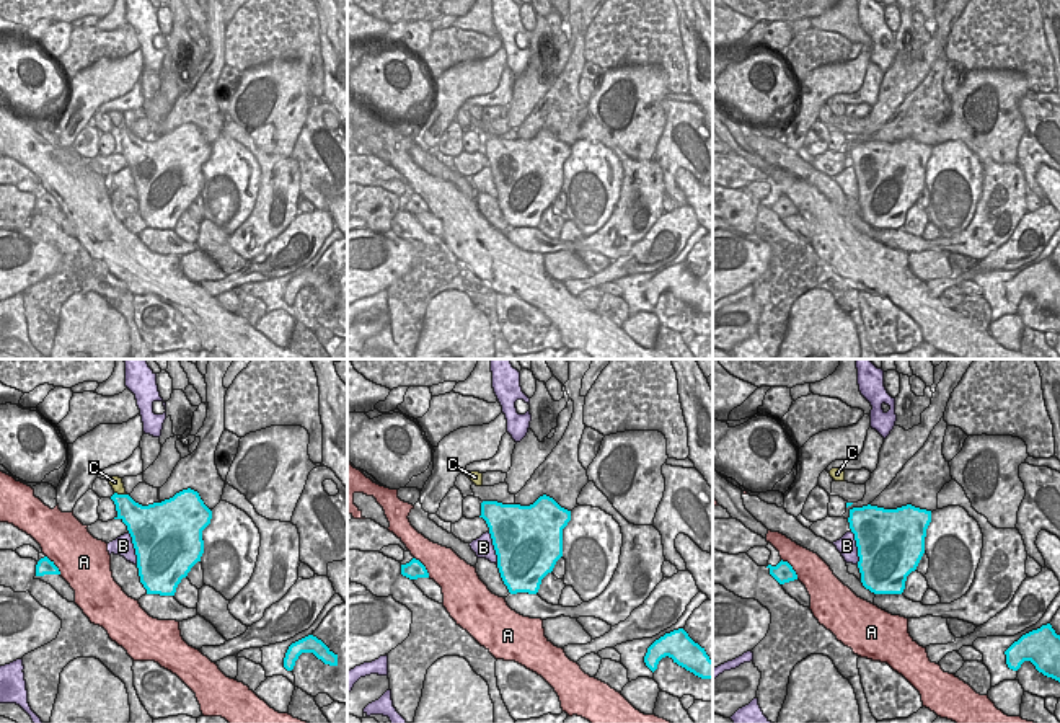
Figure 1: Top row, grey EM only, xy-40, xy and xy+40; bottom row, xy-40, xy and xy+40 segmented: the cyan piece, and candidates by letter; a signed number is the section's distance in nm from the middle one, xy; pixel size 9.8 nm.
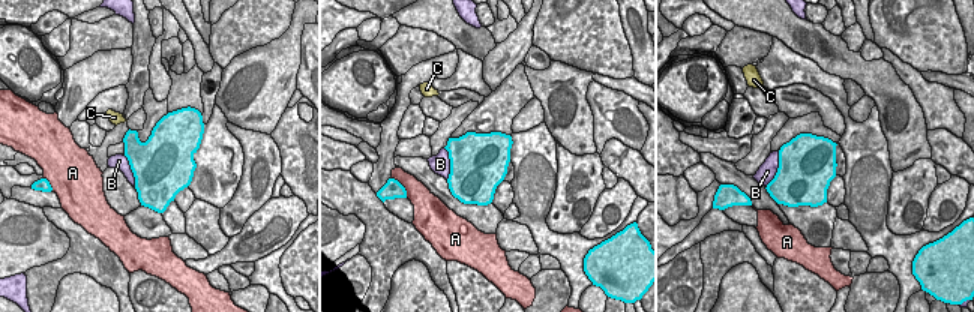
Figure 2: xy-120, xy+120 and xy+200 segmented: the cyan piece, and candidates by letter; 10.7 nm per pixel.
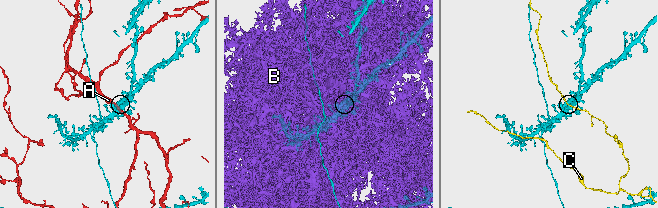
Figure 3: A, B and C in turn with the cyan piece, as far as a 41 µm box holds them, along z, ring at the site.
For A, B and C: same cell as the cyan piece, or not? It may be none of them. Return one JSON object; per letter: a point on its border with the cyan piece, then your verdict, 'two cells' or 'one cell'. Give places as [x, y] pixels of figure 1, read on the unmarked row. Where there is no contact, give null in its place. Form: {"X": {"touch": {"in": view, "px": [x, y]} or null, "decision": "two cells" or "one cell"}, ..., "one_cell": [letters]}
{"A": {"touch": {"in": "xy+40", "px": [791, 203]}, "decision": "two cells"}, "B": {"touch": {"in": "xy+40", "px": [856, 180]}, "decision": "two cells"}, "C": {"touch": {"in": "xy-40", "px": [121, 129]}, "decision": "two cells"}, "one_cell": []}

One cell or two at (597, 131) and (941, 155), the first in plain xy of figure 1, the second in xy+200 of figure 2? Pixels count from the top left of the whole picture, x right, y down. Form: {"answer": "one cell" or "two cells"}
{"answer": "two cells"}

